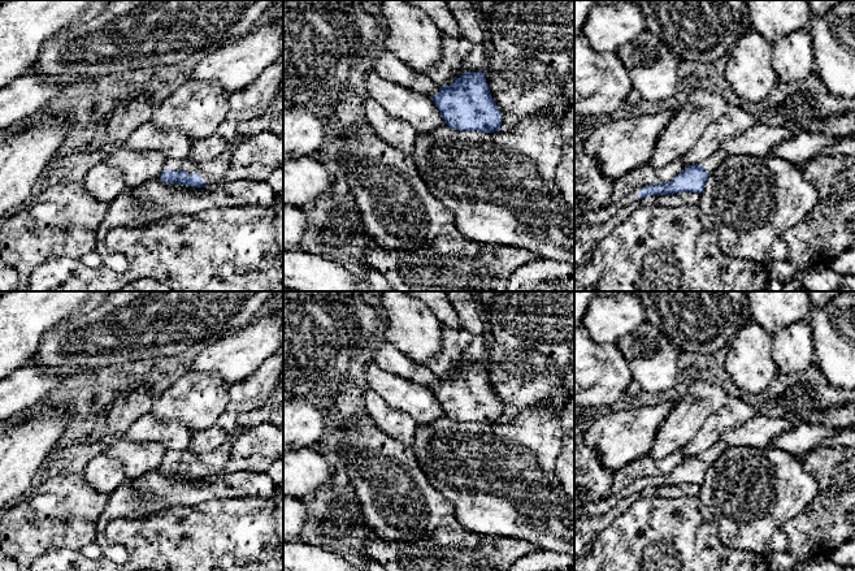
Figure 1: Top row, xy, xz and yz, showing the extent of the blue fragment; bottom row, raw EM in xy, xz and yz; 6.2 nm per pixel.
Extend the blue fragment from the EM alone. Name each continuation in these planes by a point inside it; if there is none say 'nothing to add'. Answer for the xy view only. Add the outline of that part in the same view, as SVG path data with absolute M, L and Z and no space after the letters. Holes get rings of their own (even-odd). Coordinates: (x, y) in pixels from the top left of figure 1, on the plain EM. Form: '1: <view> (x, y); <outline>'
1: xy (212, 463); M227 445L201 454L191 453L188 449L182 451L168 450L165 460L186 462L190 467L199 464L201 473L208 479L220 475L230 457L230 447Z

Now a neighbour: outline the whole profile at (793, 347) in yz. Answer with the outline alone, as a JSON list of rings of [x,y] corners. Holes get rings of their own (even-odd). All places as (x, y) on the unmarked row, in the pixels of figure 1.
[[[808,319],[784,326],[772,336],[772,355],[778,372],[799,373],[816,360],[813,332]]]

